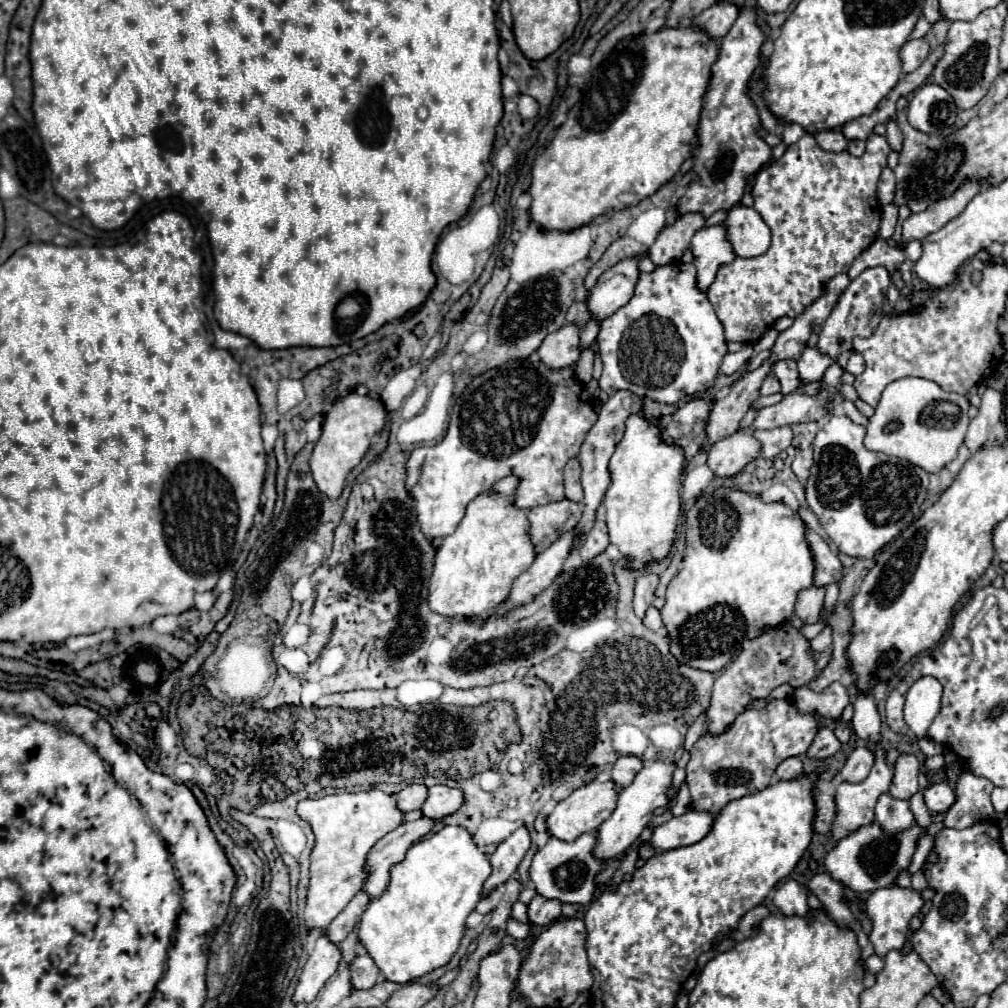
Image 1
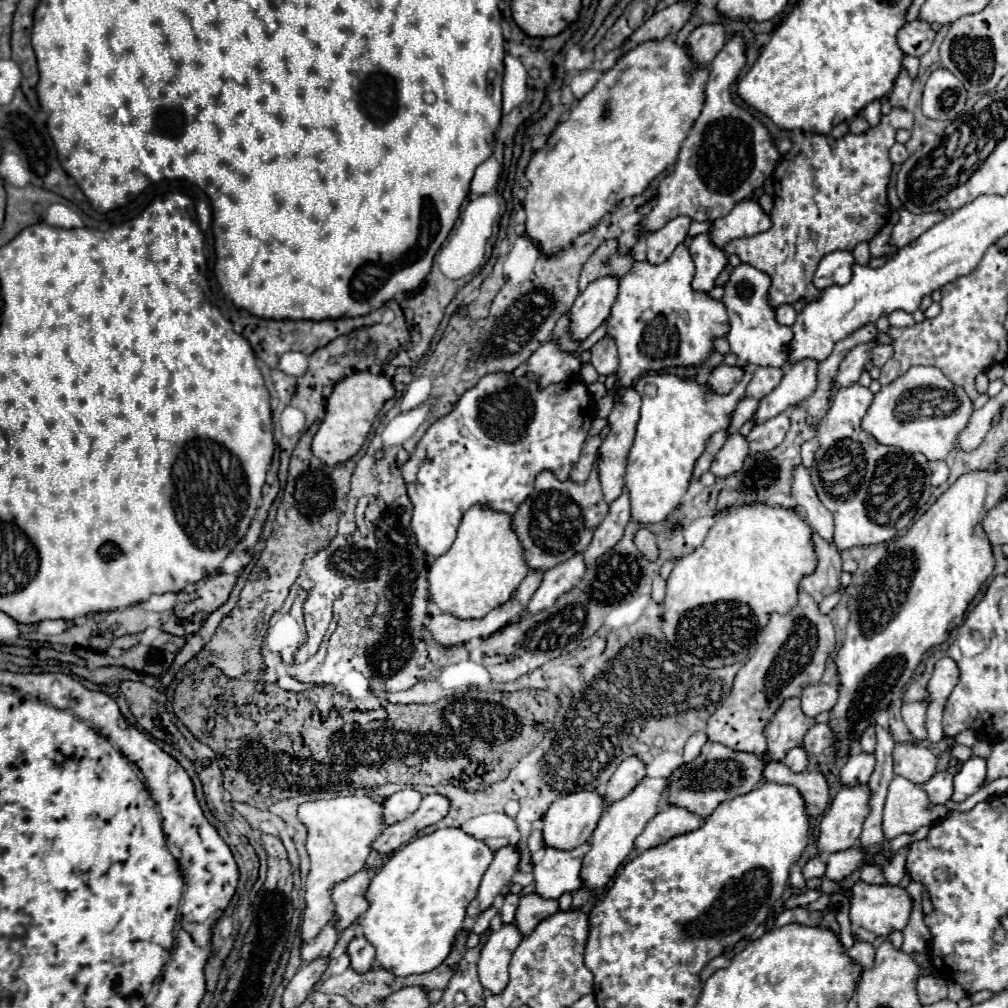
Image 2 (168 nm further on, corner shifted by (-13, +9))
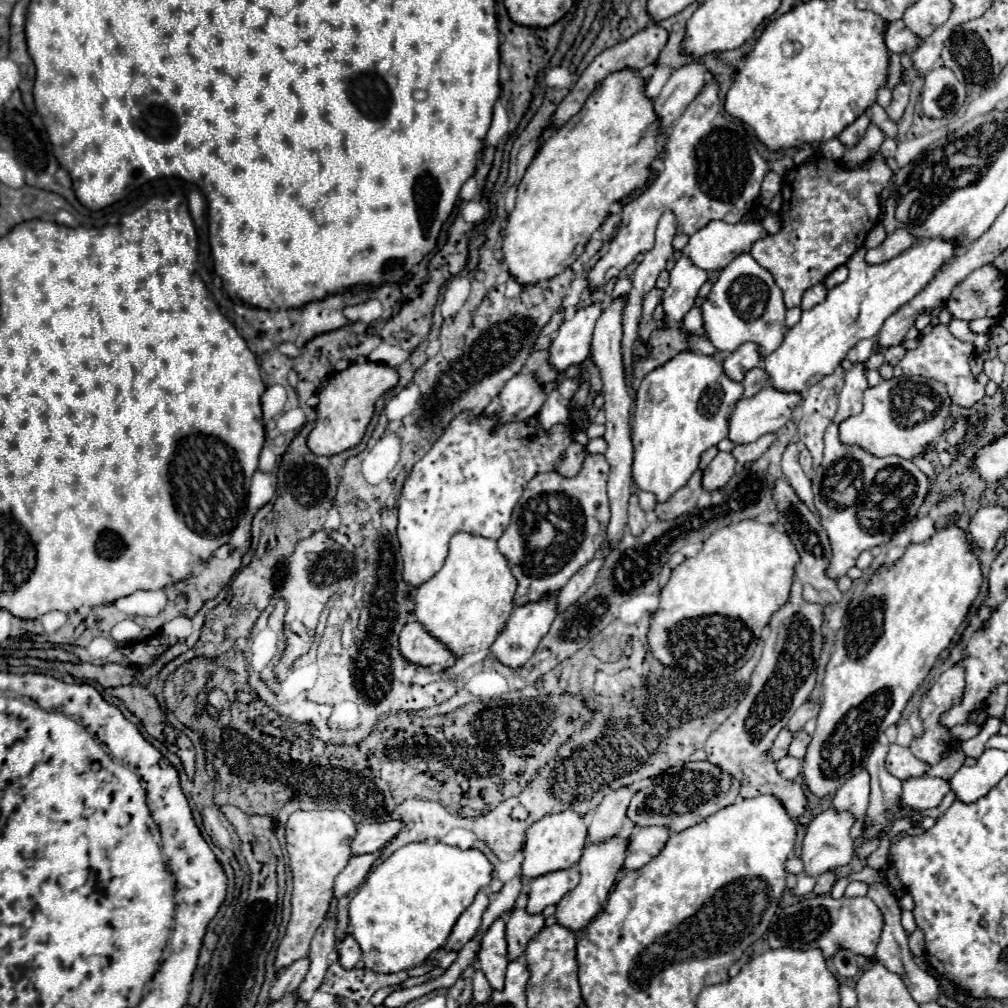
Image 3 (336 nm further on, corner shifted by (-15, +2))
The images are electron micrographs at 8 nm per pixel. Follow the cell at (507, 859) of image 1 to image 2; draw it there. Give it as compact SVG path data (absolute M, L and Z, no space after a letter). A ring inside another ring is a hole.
M516 844L504 846L496 852L494 862L490 864L488 872L482 878L478 896L468 906L468 916L478 916L496 902L502 890L510 886L514 874L518 872L518 864L520 864L520 850Z

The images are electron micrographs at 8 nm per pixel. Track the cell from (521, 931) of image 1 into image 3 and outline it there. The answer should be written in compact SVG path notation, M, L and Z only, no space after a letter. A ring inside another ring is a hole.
M520 875L514 877L512 881L508 881L502 887L502 891L498 895L492 897L492 901L490 901L490 905L488 905L488 909L484 911L484 917L482 917L482 925L480 925L482 931L486 931L498 917L502 917L506 911L510 911L514 907L514 901L516 901L522 885L524 885L522 881L524 879Z

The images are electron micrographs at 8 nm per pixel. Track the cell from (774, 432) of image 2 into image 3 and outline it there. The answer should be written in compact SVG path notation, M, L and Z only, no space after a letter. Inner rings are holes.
M770 433L770 435L762 435L760 439L756 439L756 441L752 441L752 443L736 445L736 447L732 449L732 455L734 455L734 459L736 459L738 463L756 461L756 459L758 459L758 457L772 445L774 439L776 439L774 433Z

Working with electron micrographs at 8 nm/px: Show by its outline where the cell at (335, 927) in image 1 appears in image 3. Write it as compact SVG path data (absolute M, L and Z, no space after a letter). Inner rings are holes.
M300 959L296 963L292 963L290 967L278 971L278 977L270 989L270 1001L274 1003L274 1001L282 999L284 995L294 993L298 989L298 985L302 983L306 973L308 973L308 959Z

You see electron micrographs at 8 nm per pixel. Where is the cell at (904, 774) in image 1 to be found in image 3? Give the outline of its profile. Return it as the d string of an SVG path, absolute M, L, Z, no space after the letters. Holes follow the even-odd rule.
M892 743L888 749L886 767L888 767L888 773L898 777L900 781L906 781L910 777L922 777L924 771L928 769L928 765L916 759L908 747L900 747L896 743Z

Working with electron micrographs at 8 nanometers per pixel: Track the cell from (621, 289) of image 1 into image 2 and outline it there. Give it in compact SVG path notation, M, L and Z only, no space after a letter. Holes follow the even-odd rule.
M604 276L588 284L588 288L576 298L572 314L572 336L586 340L604 320L608 320L614 300L618 298L620 278Z

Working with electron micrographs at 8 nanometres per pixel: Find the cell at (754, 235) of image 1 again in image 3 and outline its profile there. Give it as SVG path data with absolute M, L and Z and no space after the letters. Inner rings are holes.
M712 221L712 223L708 223L708 227L702 227L700 231L696 231L690 237L690 241L682 249L682 253L684 253L684 257L688 257L694 265L698 265L704 271L720 271L734 257L750 251L752 243L756 243L758 239L764 239L766 235L768 235L766 229L758 221L746 221L746 223L736 223L736 225L730 225L724 221Z

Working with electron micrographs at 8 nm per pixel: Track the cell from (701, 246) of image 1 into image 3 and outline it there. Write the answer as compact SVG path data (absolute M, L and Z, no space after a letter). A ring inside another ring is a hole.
M680 257L670 271L670 285L664 289L664 327L678 327L682 317L692 309L708 273L696 267L688 257Z

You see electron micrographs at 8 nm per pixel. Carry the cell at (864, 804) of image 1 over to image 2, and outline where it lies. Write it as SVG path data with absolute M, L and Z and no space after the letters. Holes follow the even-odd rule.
M868 784L844 786L836 794L822 816L818 838L820 852L840 852L858 842L862 824L870 814L870 796L872 792Z

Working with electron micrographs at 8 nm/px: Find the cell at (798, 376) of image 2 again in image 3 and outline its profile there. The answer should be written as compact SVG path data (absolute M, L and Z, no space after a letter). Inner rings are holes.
M764 387L754 397L740 399L736 403L736 409L730 417L730 435L728 435L728 439L734 445L742 445L742 443L752 443L752 441L756 441L758 437L762 437L766 433L774 433L792 419L792 411L800 403L802 403L802 395L798 395L798 393L782 393L782 391L776 391L772 387Z

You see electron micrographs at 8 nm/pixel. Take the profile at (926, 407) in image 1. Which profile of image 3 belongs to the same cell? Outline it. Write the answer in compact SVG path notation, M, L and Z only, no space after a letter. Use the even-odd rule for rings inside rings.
M924 377L884 379L876 387L864 391L864 409L860 415L844 419L838 427L844 445L858 445L876 457L898 455L904 459L922 457L922 447L944 433L944 423L950 417L950 397L946 387Z

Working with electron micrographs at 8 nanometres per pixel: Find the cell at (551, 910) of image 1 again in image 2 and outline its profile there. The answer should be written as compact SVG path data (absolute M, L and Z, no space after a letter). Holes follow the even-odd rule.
M526 894L520 898L520 906L516 910L516 926L522 934L530 934L538 922L558 910L558 900L546 900L538 894Z

